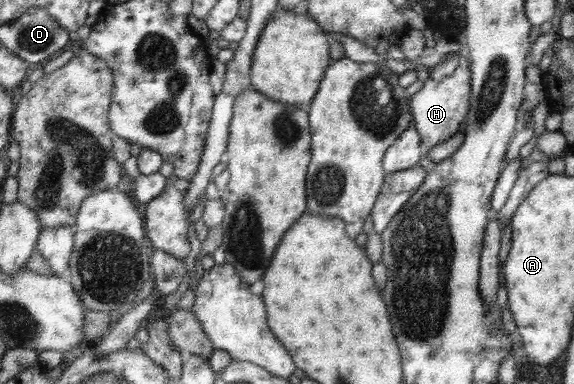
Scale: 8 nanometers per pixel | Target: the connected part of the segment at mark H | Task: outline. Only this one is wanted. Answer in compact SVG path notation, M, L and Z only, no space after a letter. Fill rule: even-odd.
M462 56L458 58L458 67L450 76L444 76L440 82L429 77L422 89L410 97L409 110L413 119L412 126L418 131L424 149L430 150L458 132L468 115L470 97L471 71L468 61Z

